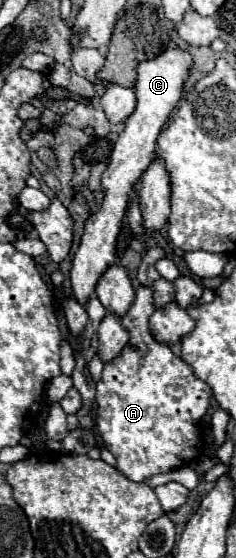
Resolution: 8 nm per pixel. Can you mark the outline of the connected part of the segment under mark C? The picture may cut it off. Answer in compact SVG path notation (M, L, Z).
M166 49L158 57L150 61L142 61L138 65L138 79L134 85L136 91L136 109L134 113L126 119L124 131L120 133L118 141L114 143L110 163L106 171L102 173L102 191L104 199L100 203L100 209L88 217L84 225L84 235L78 245L78 251L72 261L72 291L78 299L78 303L86 305L88 297L94 293L94 287L102 273L116 263L116 239L122 227L124 213L128 209L130 193L134 189L134 183L140 179L140 175L150 167L154 159L154 147L156 139L172 113L172 109L178 105L184 89L184 81L188 79L188 71L192 65L192 55L182 49Z

